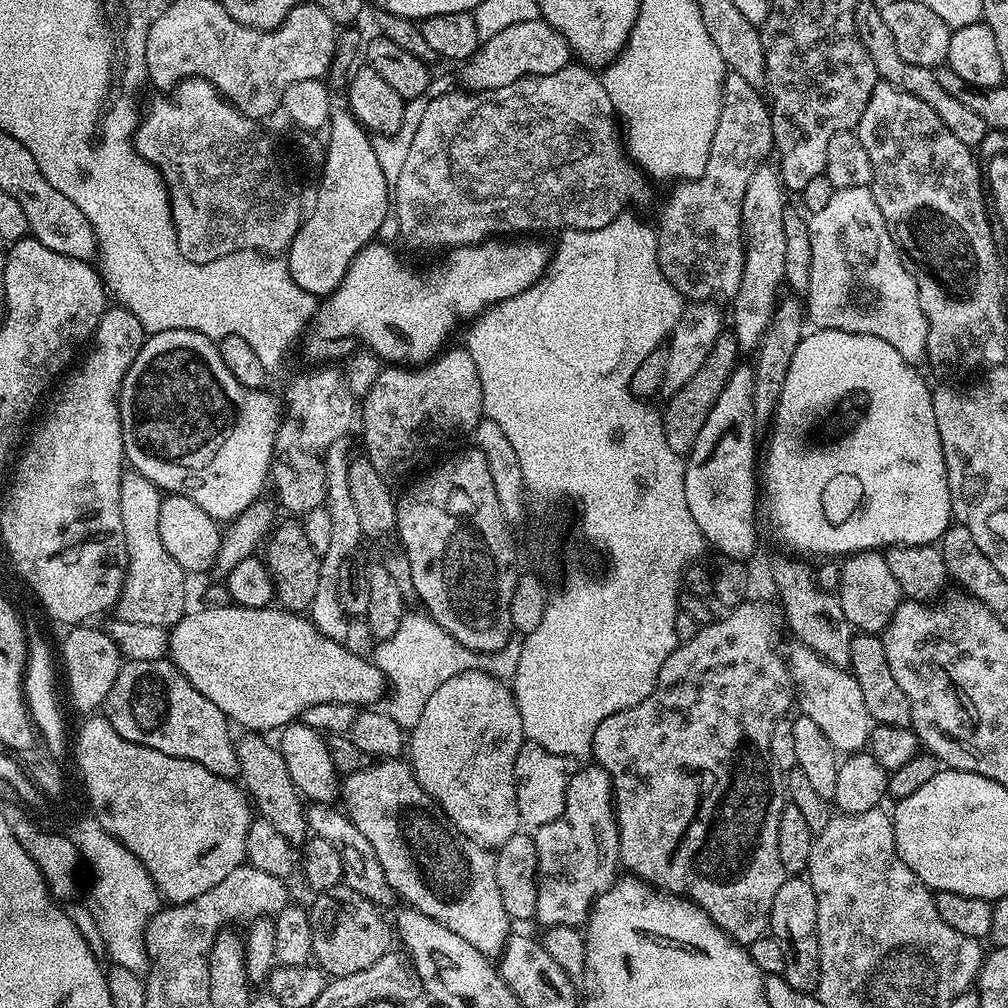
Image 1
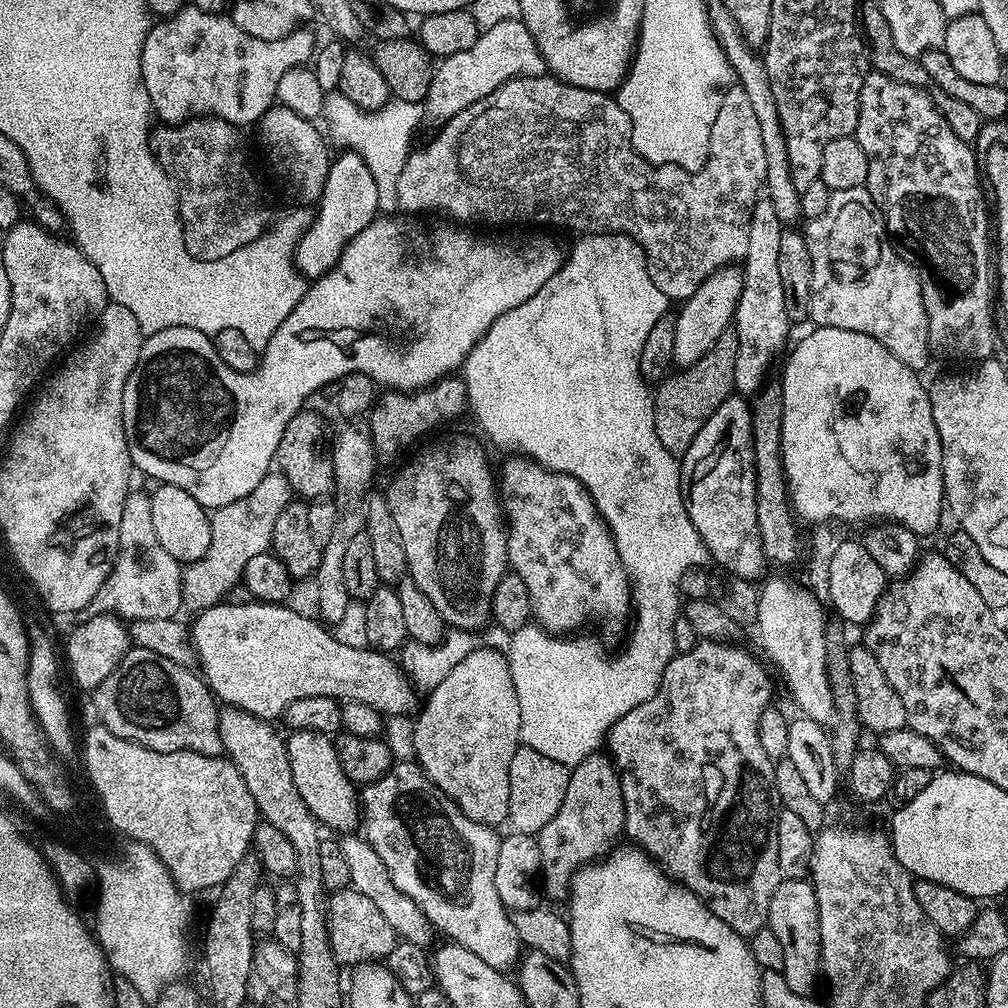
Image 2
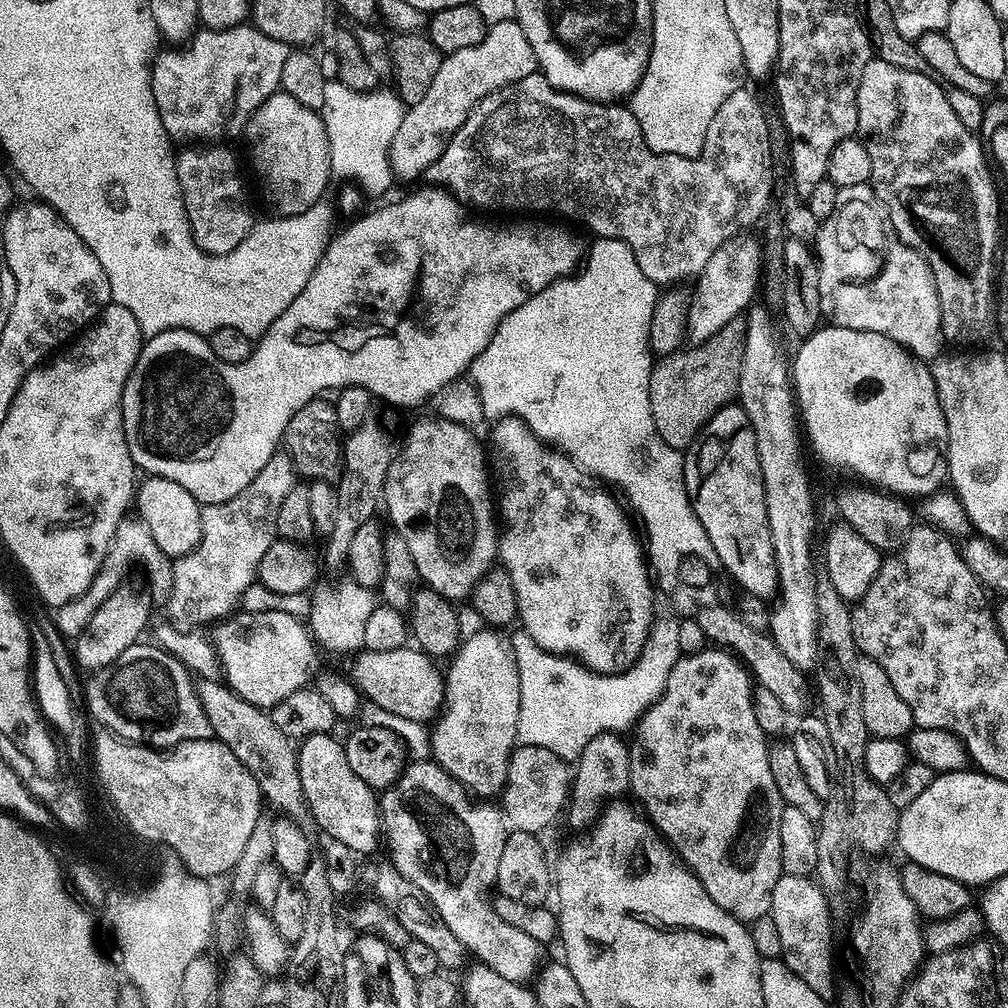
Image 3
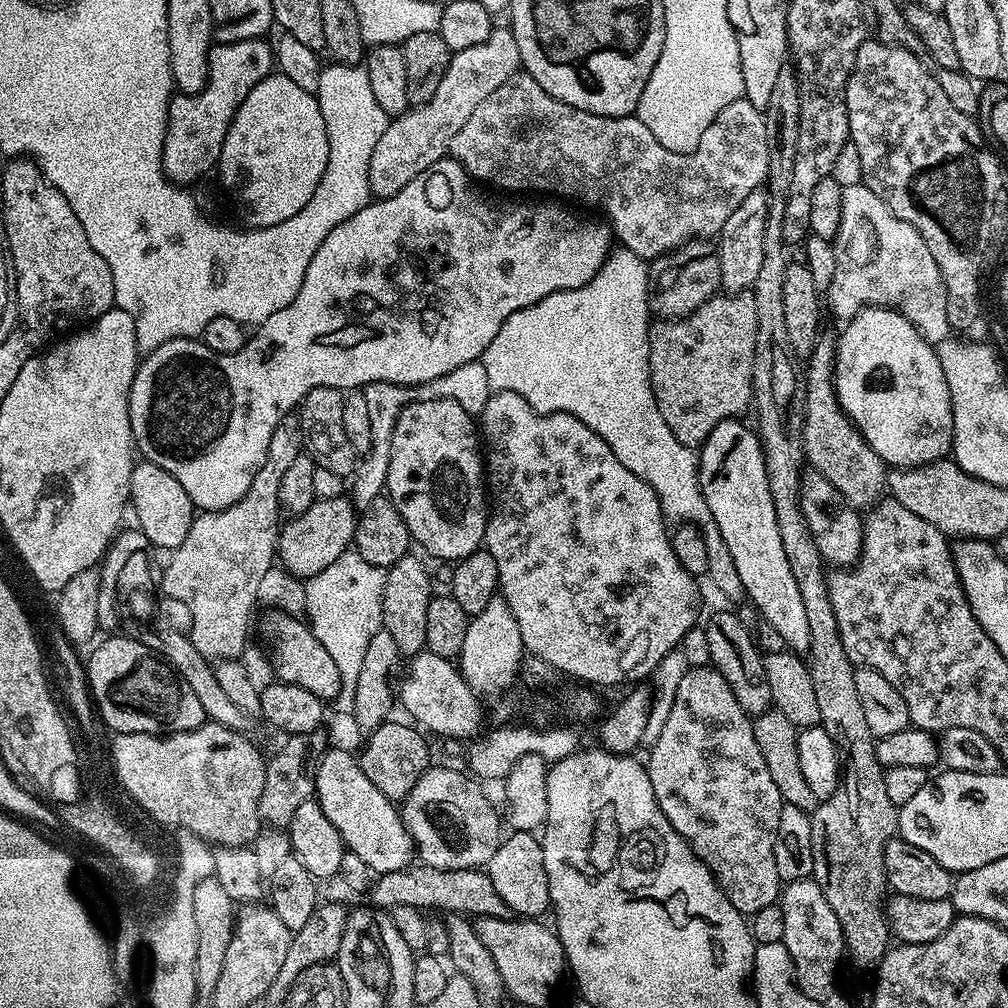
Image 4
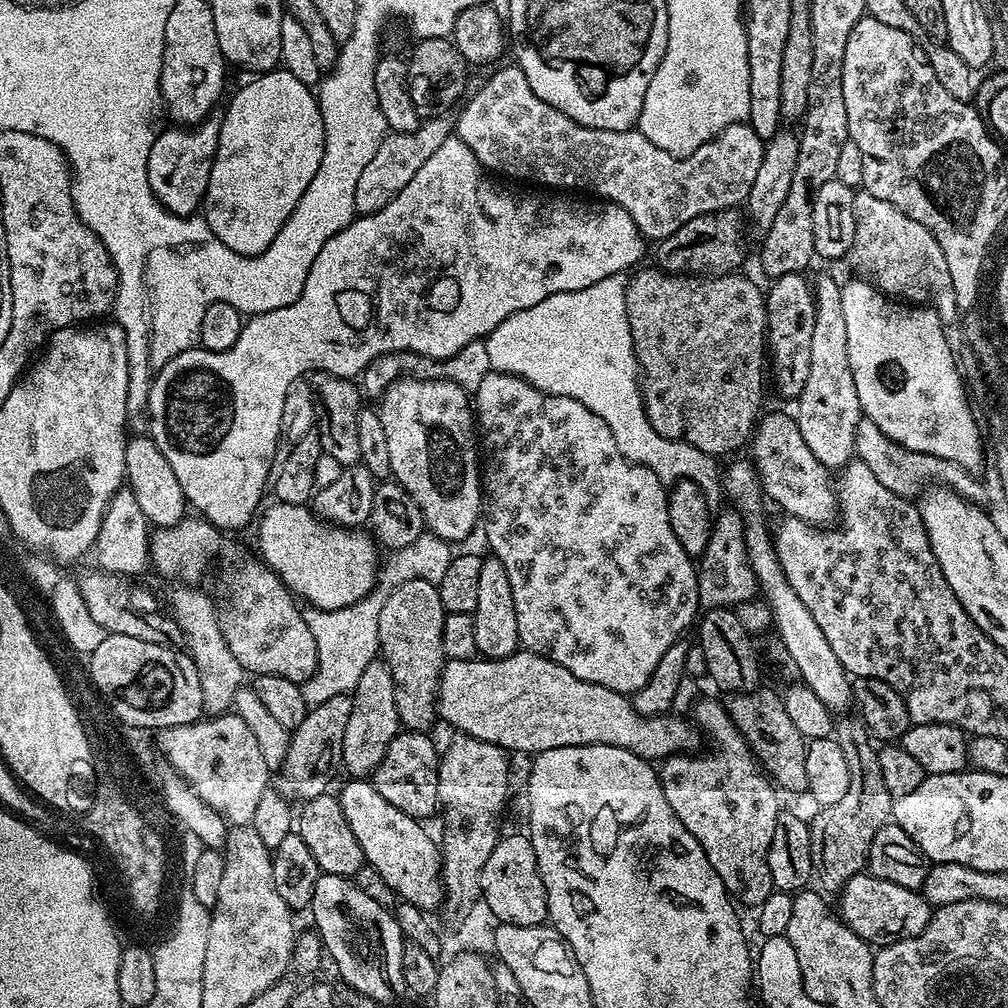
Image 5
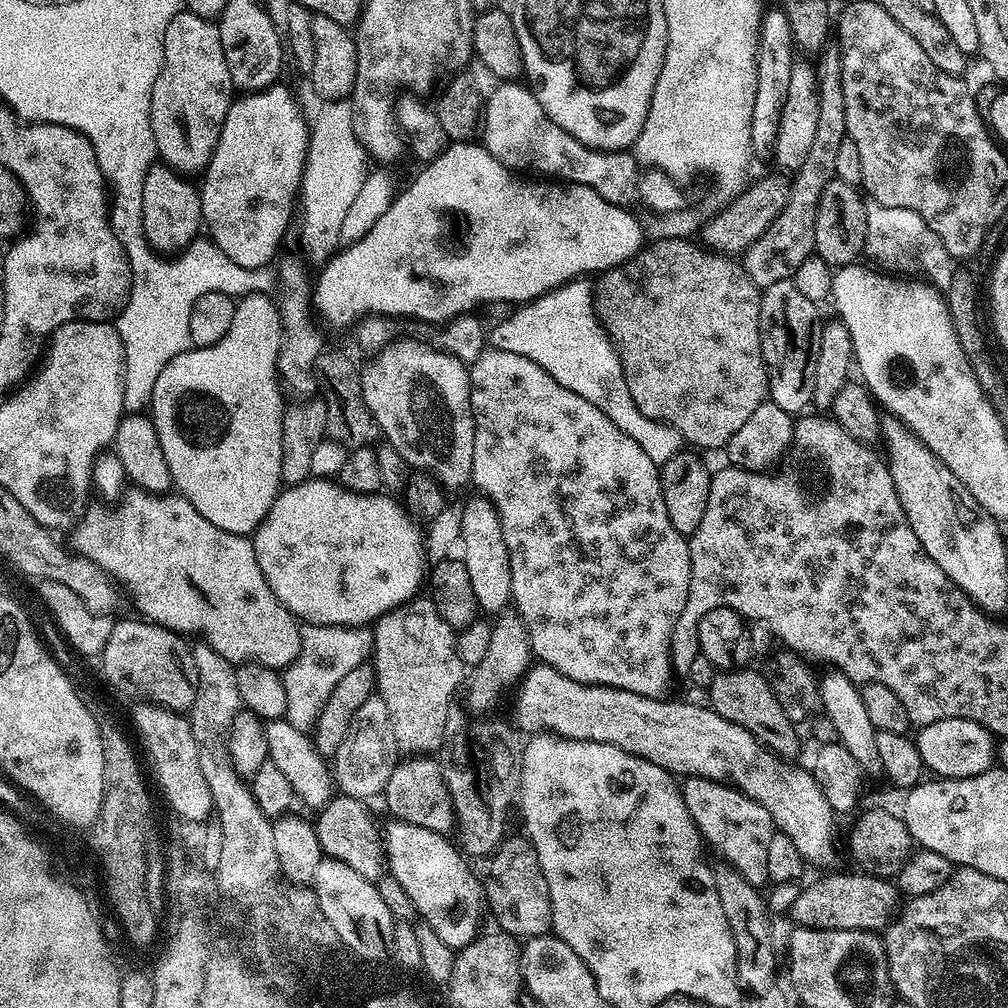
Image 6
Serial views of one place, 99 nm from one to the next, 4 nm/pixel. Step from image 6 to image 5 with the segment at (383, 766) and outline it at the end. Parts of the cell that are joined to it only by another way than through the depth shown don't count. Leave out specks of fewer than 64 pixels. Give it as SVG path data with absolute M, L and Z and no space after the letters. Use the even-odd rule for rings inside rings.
M377 658L362 670L362 678L358 678L358 686L352 689L352 709L350 722L346 722L346 738L342 738L343 771L352 778L371 777L373 770L382 762L386 754L386 746L390 746L397 734L402 730L398 718L398 706L394 702L394 678L383 659Z

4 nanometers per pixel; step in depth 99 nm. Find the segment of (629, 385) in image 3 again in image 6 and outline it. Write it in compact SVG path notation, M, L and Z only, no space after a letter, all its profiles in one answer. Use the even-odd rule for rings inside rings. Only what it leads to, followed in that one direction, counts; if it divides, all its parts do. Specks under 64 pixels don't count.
M591 283L563 284L537 300L529 300L509 311L502 324L490 333L490 344L498 350L538 362L554 382L566 386L566 390L574 390L574 394L582 394L586 402L594 402L594 406L598 406L622 434L632 433L634 398L630 398L630 386L626 386L616 345L598 315Z

